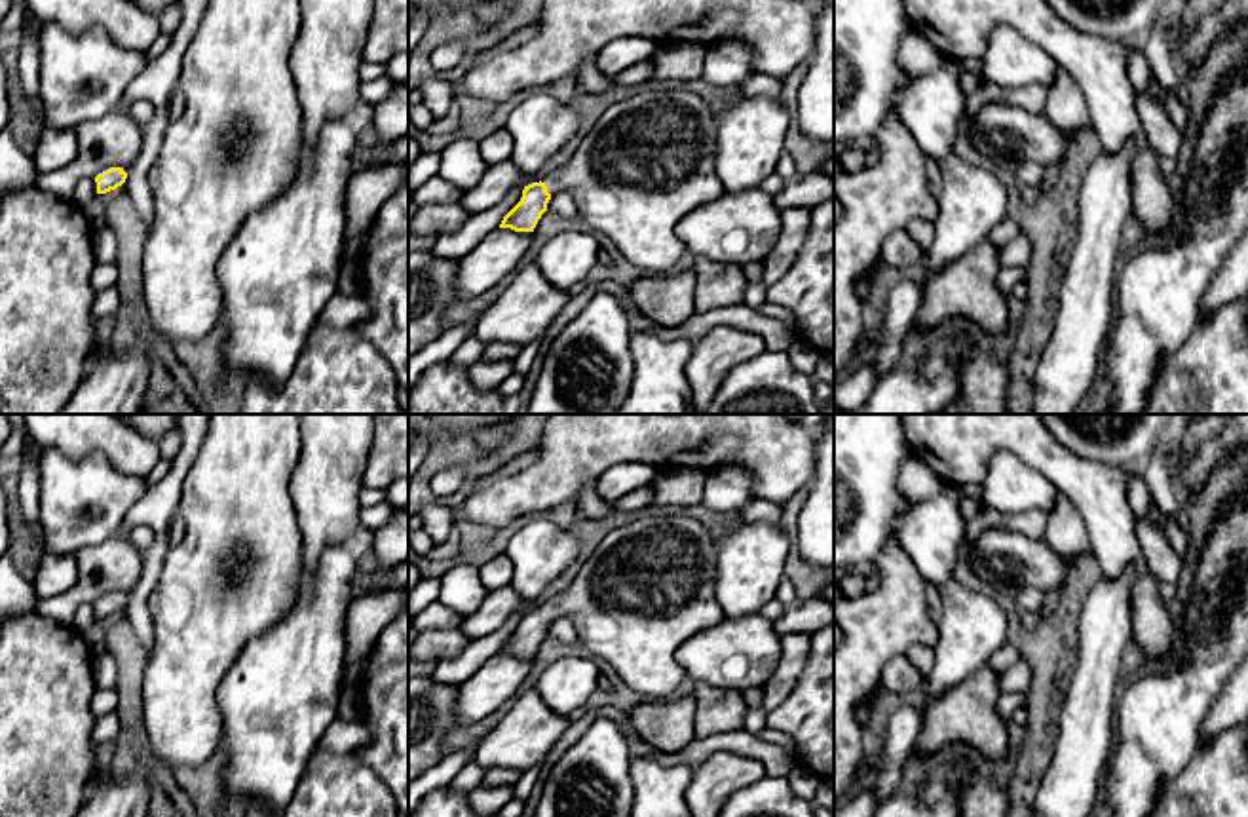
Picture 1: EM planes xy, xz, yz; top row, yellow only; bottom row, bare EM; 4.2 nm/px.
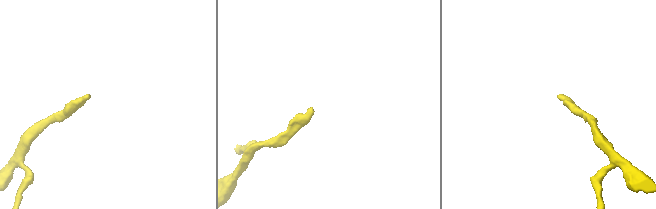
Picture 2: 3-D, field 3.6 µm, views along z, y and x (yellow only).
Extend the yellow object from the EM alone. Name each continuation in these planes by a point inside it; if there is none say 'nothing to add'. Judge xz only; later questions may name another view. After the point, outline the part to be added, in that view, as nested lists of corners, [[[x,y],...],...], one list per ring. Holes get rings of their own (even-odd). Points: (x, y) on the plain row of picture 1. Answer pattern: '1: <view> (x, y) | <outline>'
1: xz (648, 586) | [[[686,515],[642,517],[612,530],[581,564],[570,587],[543,608],[551,621],[570,618],[577,631],[577,642],[608,661],[631,690],[652,699],[669,699],[686,678],[674,659],[678,646],[726,618],[714,595],[716,566],[718,540],[709,526]]]

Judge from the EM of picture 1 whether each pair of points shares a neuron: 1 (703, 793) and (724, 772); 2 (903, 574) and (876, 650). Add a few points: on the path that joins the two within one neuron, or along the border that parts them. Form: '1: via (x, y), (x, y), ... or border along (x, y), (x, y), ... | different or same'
1: via (709, 787), (718, 778) | same
2: via (901, 593), (895, 614), (878, 631) | same

